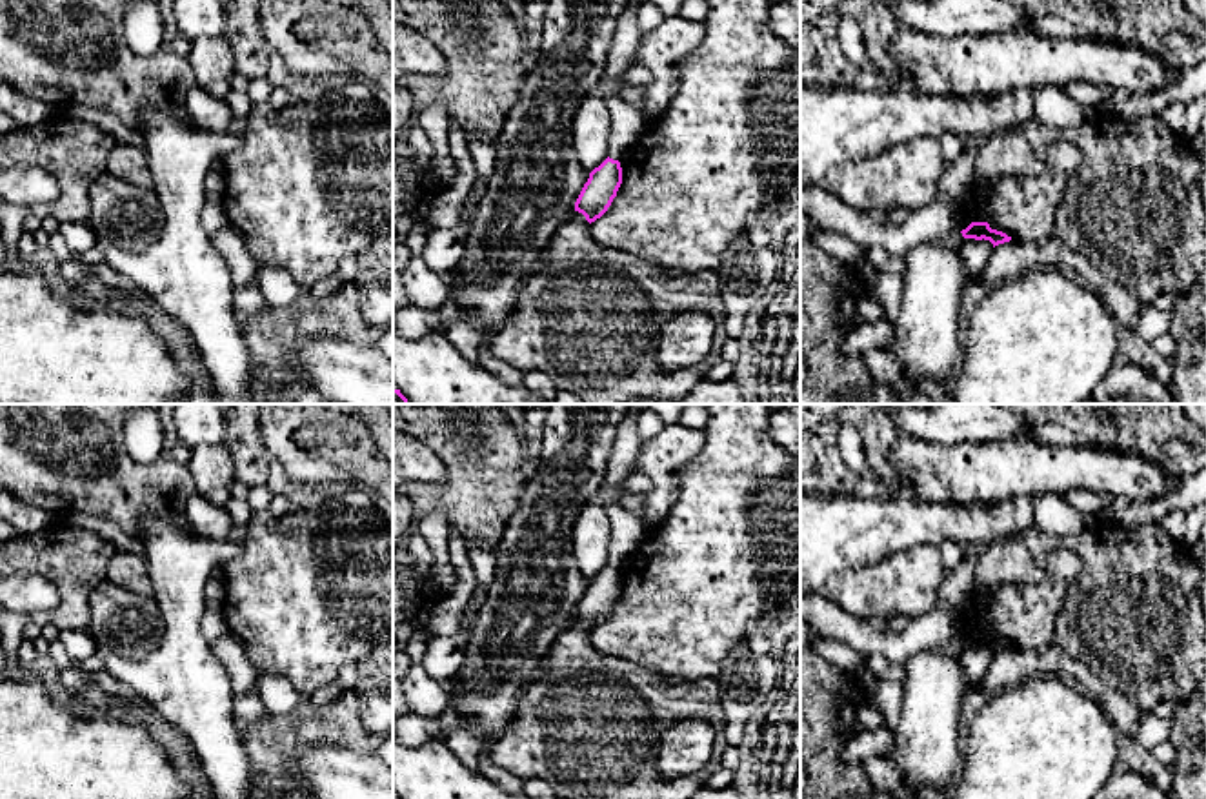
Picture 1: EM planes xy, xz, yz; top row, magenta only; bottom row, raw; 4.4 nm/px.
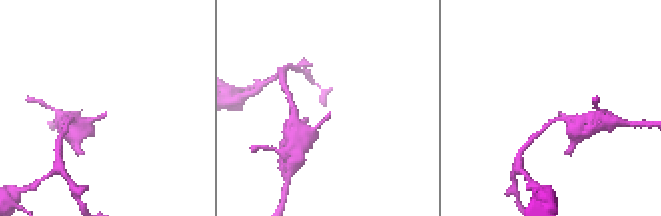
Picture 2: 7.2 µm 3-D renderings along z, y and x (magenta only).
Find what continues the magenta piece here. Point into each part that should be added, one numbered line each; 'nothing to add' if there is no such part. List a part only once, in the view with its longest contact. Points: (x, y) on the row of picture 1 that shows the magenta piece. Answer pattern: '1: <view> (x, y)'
1: xz (626, 122)

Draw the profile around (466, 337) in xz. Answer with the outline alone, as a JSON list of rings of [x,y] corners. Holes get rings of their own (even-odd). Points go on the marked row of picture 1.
[[[449,324],[446,326],[446,337],[464,359],[478,364],[478,348],[484,339],[484,328],[480,324]]]

